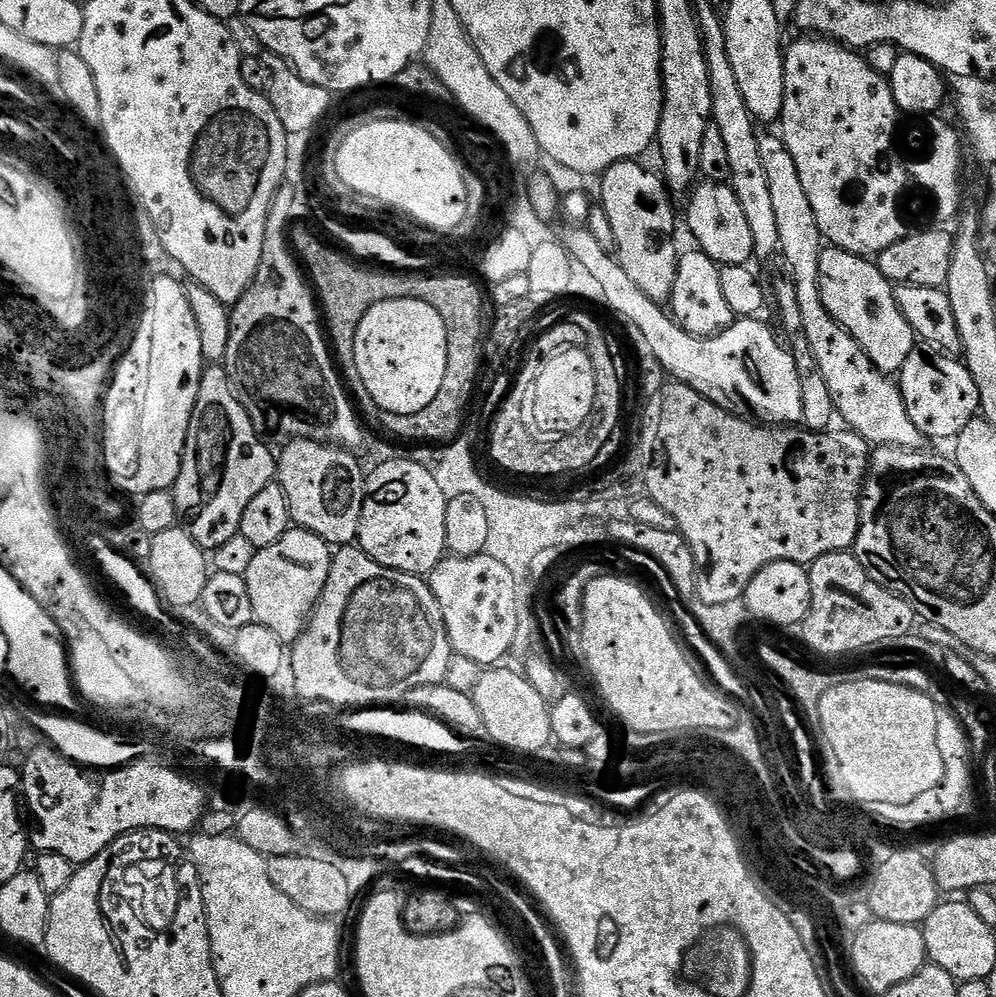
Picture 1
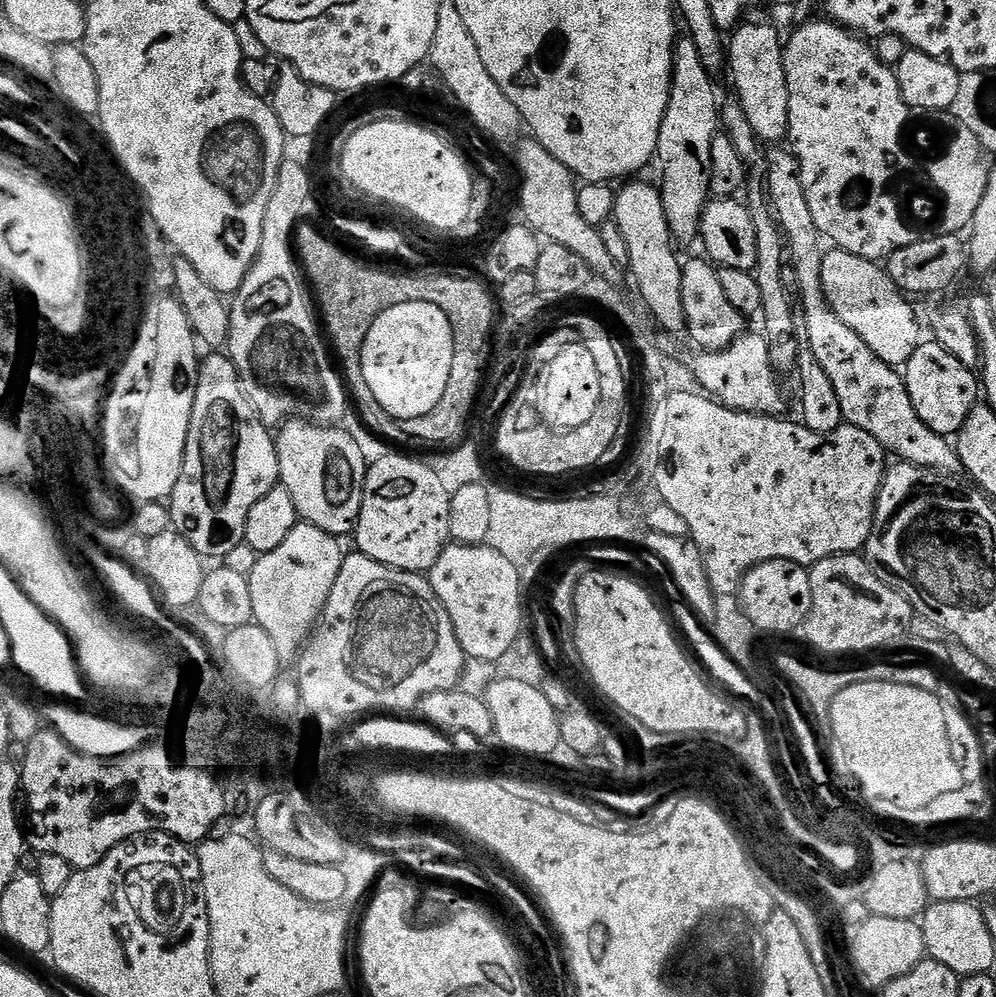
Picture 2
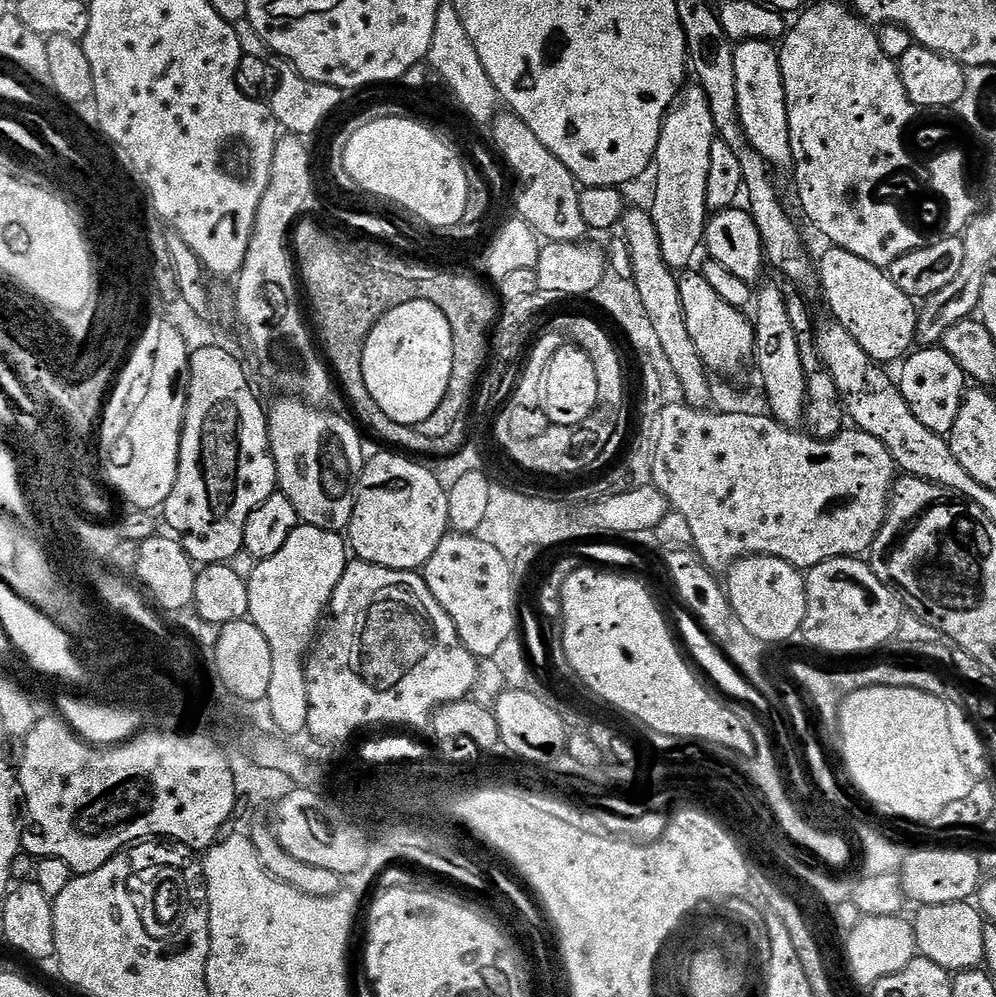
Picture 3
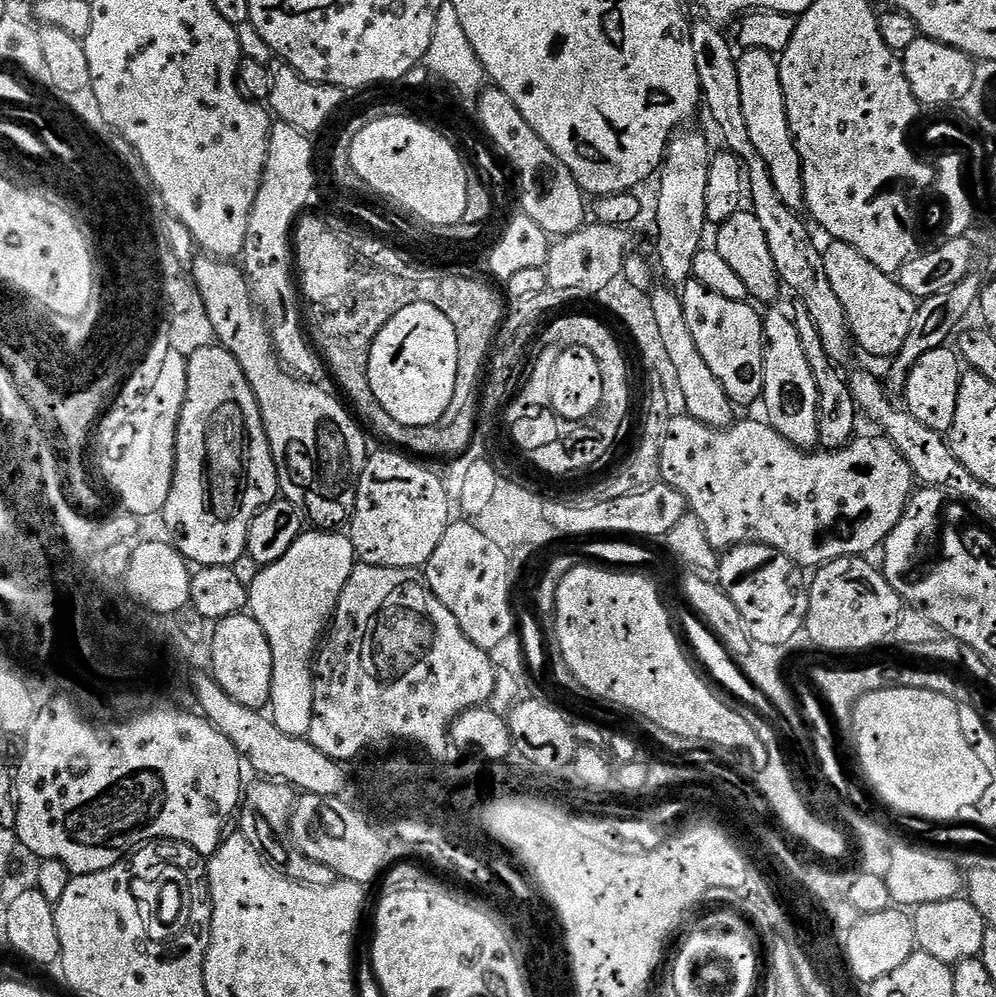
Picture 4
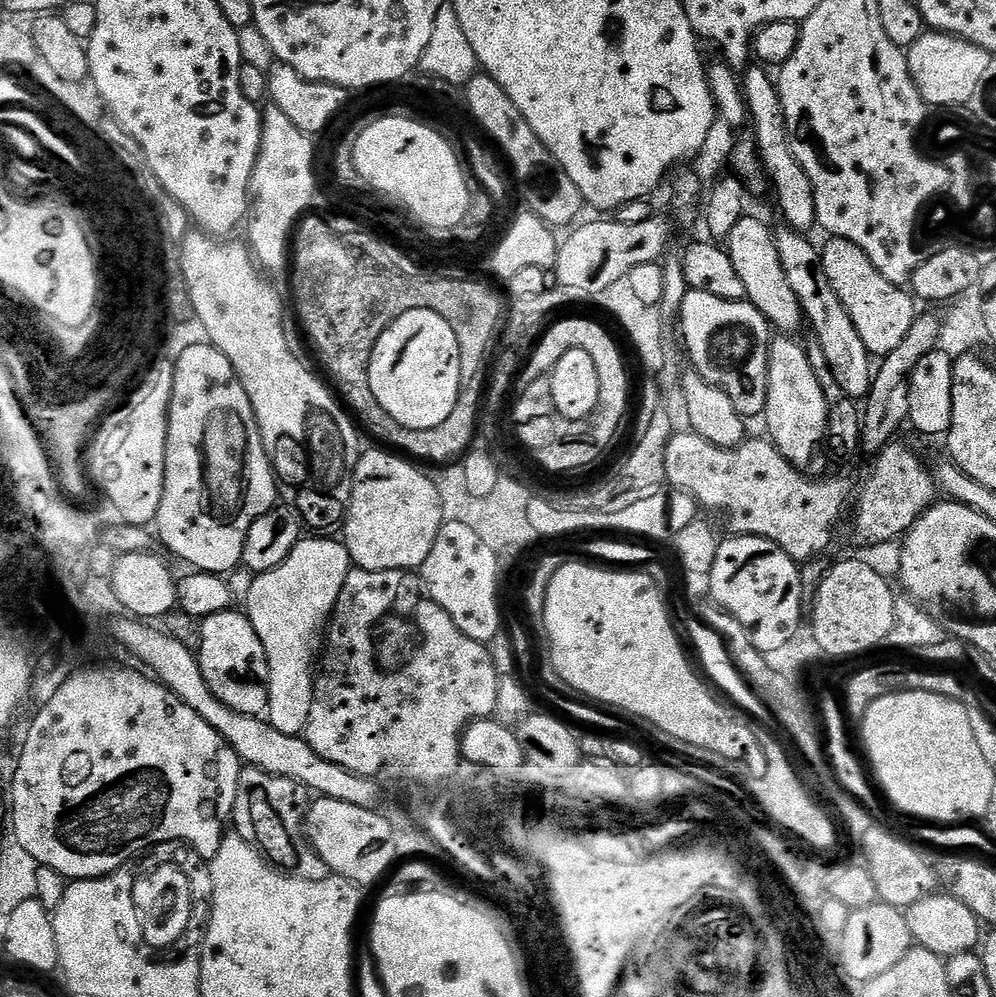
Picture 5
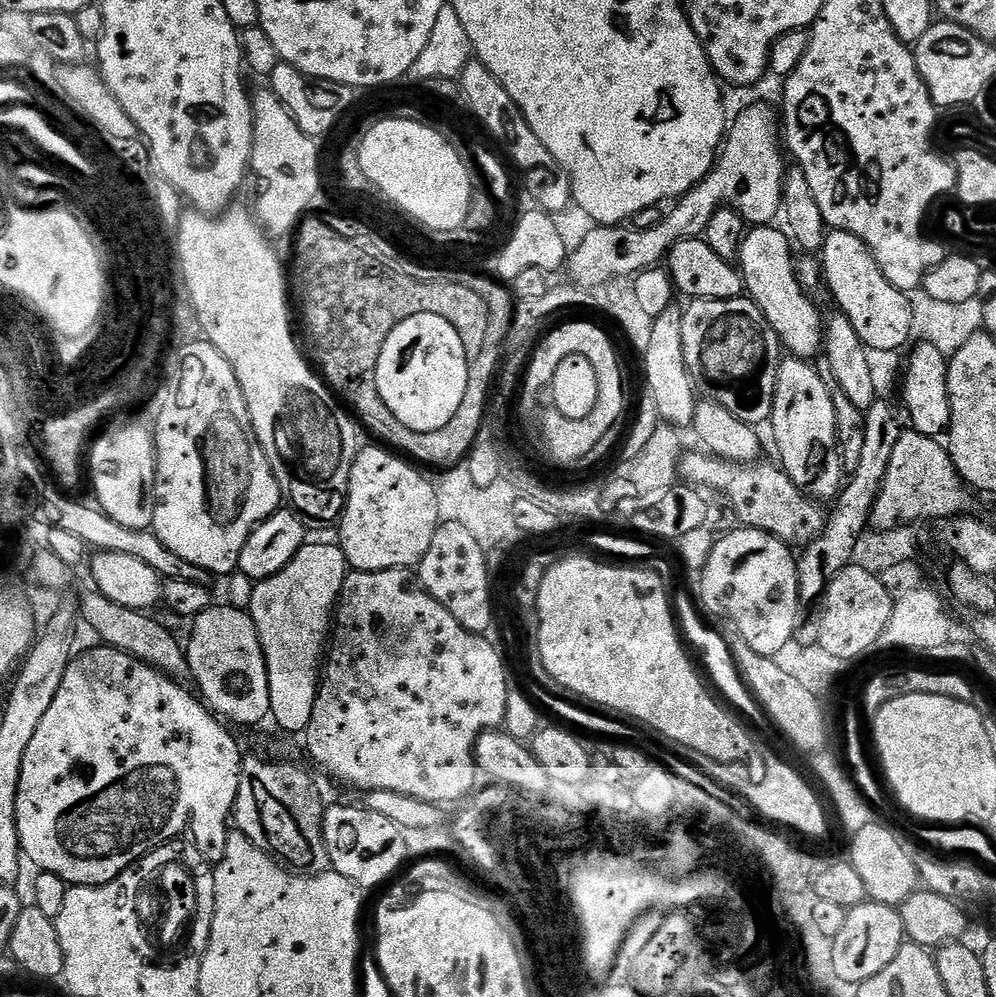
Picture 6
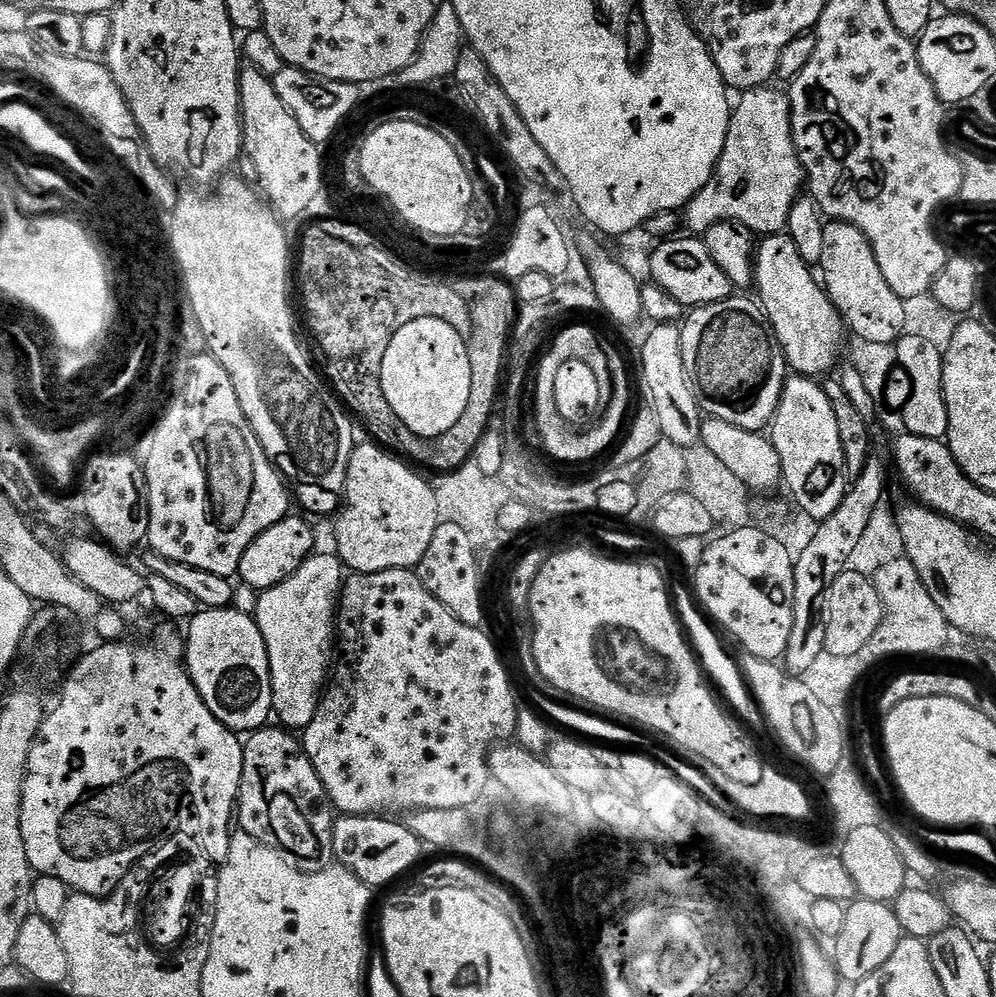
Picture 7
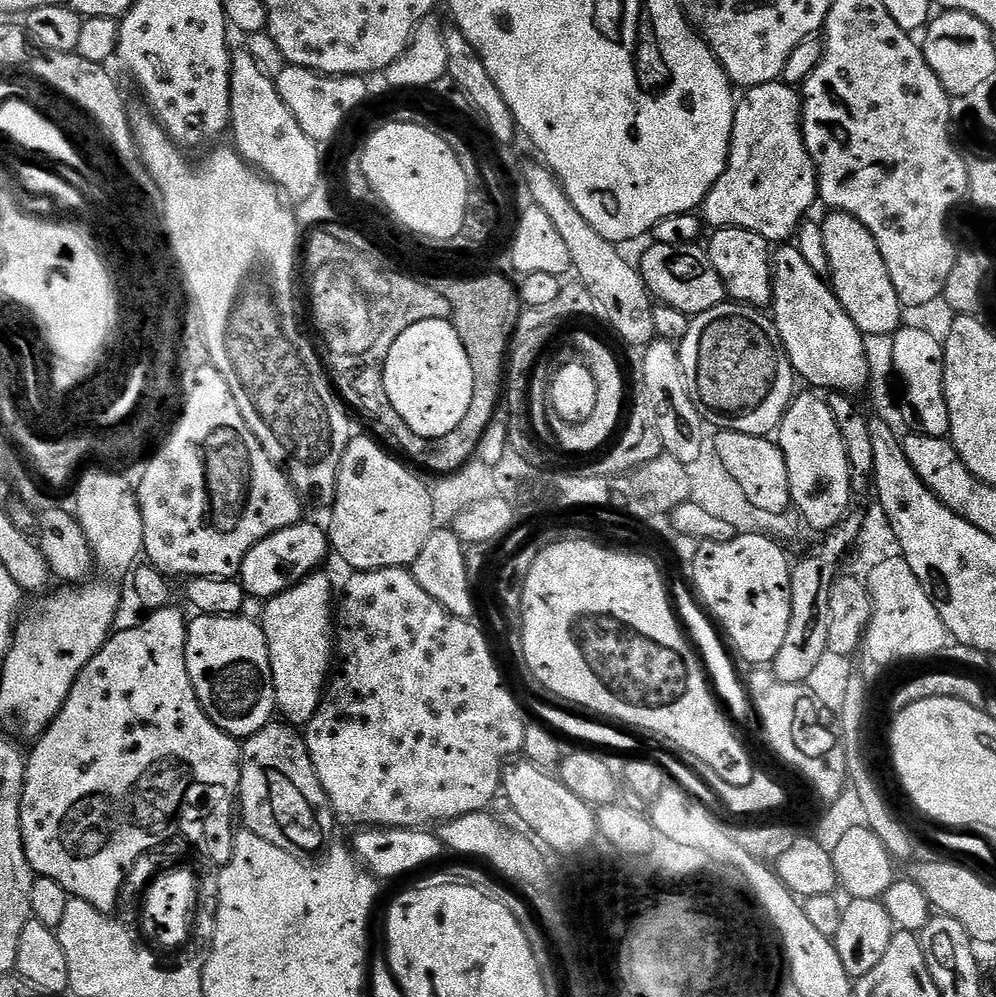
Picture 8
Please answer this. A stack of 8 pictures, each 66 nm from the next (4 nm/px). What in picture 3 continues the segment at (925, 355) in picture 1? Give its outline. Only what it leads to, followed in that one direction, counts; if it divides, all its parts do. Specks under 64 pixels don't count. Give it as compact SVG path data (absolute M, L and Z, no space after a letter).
M920 346L903 361L898 383L902 390L902 398L914 410L914 418L926 426L926 430L934 430L936 436L947 437L954 426L954 418L958 418L960 404L966 391L964 371L946 354L942 346Z

